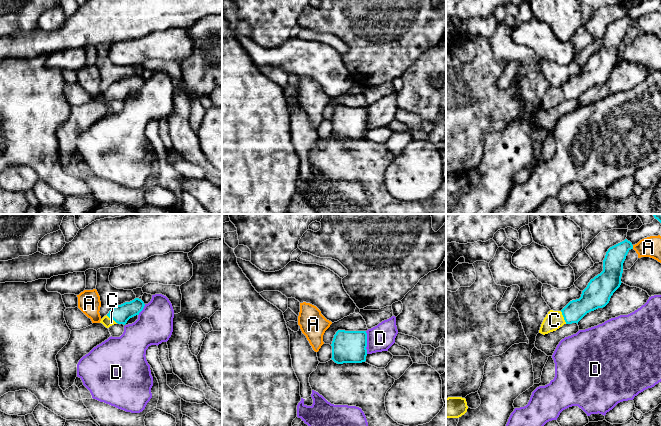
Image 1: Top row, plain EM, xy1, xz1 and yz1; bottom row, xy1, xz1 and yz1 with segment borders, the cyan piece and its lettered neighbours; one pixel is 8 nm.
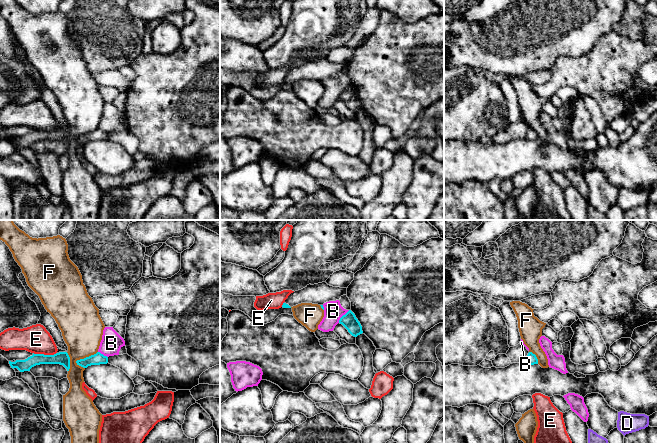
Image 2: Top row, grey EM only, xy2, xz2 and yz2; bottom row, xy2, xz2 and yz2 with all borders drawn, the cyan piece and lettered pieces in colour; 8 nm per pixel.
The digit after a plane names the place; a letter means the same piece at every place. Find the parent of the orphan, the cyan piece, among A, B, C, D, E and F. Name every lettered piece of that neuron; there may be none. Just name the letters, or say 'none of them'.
C

